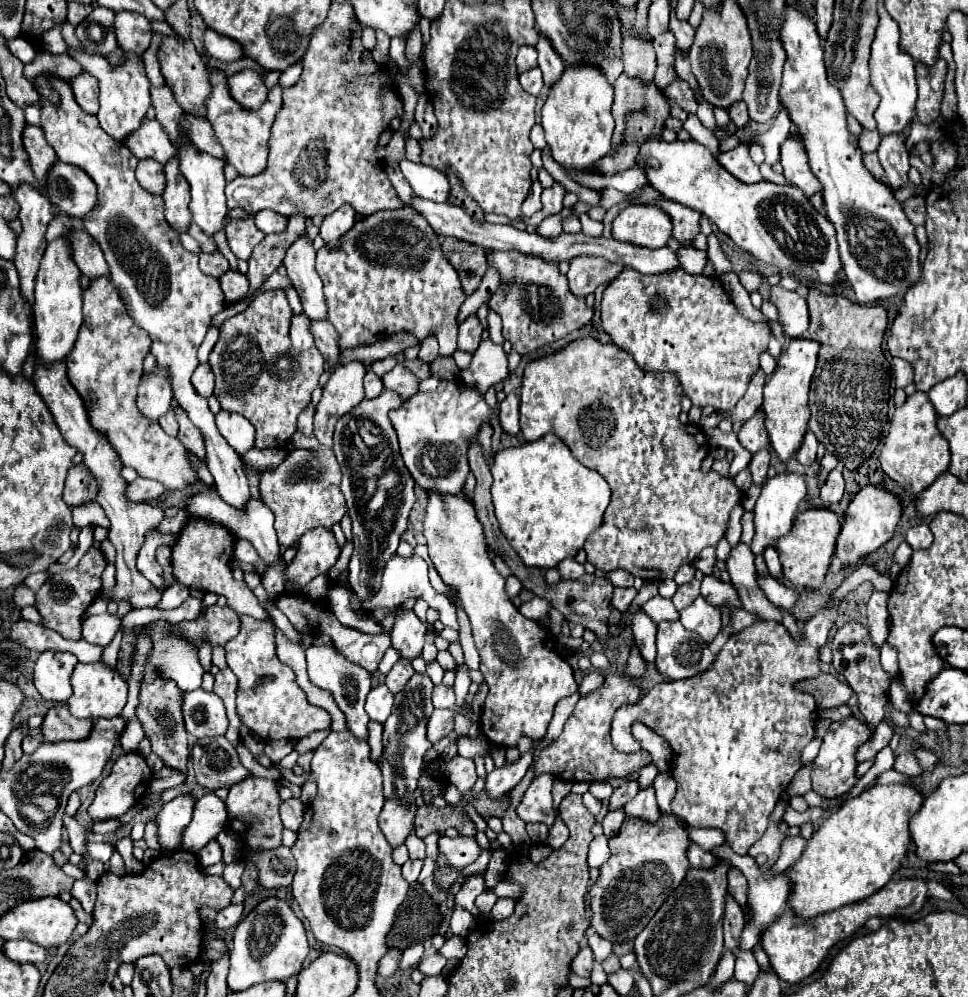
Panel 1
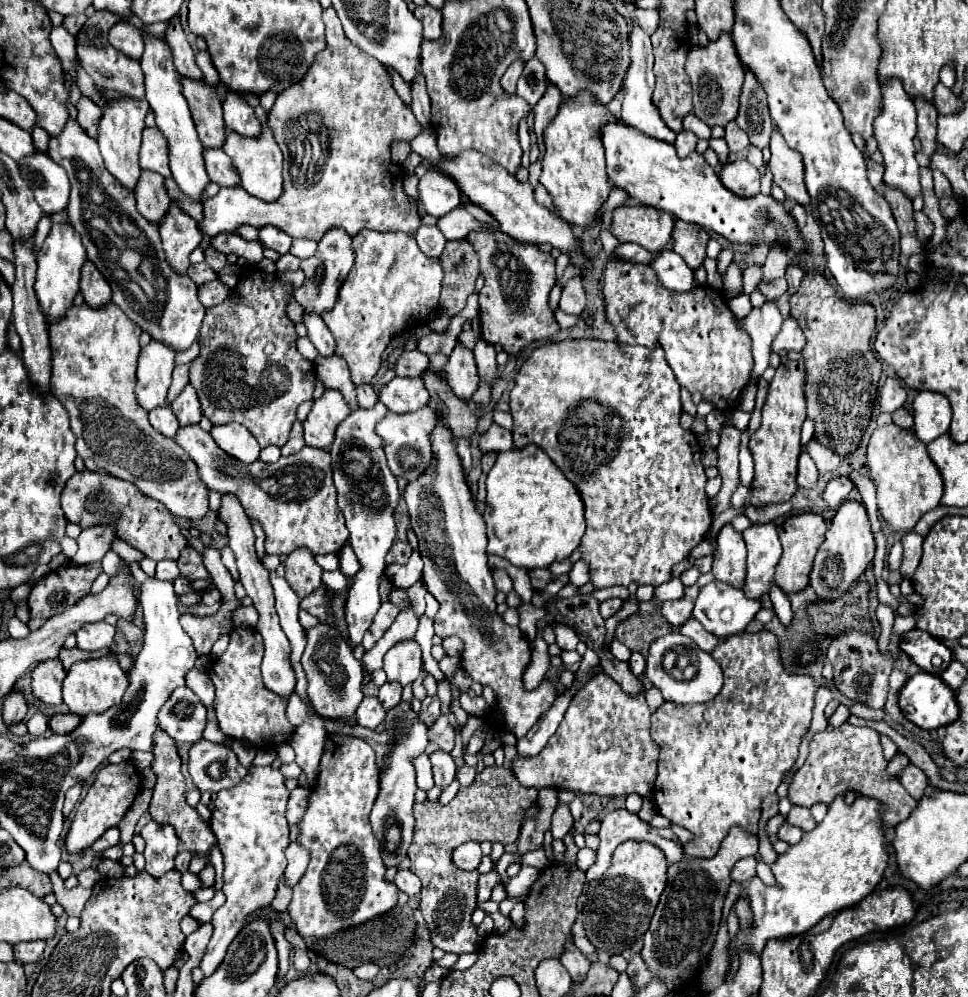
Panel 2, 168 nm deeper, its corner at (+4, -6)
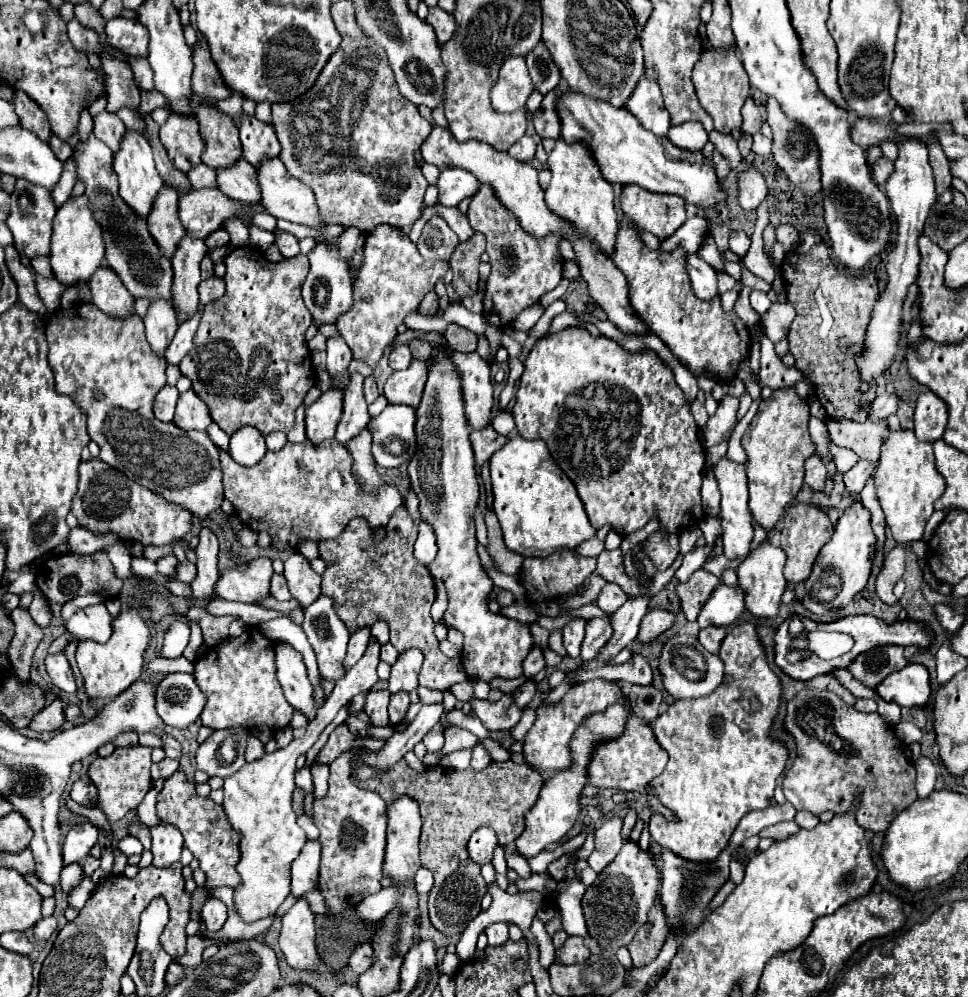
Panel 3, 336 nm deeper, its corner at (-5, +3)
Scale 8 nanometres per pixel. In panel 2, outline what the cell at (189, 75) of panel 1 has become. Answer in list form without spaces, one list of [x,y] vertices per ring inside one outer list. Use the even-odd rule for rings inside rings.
[[[181,79],[181,85],[203,147],[223,147],[227,129],[217,91],[211,85],[193,79]]]

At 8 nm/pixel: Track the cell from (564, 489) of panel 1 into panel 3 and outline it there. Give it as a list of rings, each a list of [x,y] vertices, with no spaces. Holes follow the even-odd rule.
[[[520,436],[508,440],[490,458],[490,478],[494,510],[508,550],[520,556],[550,556],[558,550],[574,550],[596,536],[576,486],[560,472],[544,440],[524,440]]]

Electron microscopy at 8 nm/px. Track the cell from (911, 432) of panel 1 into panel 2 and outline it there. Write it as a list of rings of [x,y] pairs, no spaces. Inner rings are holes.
[[[885,425],[873,431],[869,445],[867,445],[867,467],[869,467],[869,475],[877,487],[877,507],[881,517],[885,519],[885,523],[897,531],[897,533],[909,533],[913,531],[913,527],[917,525],[917,521],[929,511],[935,509],[941,501],[943,495],[943,479],[941,473],[937,469],[937,465],[931,461],[929,453],[927,453],[927,445],[921,443],[913,431],[901,429],[897,425]]]

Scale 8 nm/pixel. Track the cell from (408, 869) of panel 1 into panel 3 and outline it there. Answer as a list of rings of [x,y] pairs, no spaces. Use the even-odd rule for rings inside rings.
[[[420,868],[420,870],[416,872],[416,876],[414,876],[414,882],[416,882],[416,890],[418,890],[418,894],[422,894],[422,892],[430,892],[430,888],[432,888],[432,884],[434,884],[434,880],[432,880],[432,872],[428,872],[428,868]]]

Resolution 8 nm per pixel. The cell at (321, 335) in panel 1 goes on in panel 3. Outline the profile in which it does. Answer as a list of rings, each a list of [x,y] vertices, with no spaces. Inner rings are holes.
[[[352,374],[350,382],[346,384],[344,414],[342,414],[342,420],[336,430],[336,440],[340,440],[340,444],[346,444],[352,436],[356,436],[356,432],[366,428],[370,422],[368,404],[364,400],[364,392],[362,392],[362,382],[364,382],[364,376]]]

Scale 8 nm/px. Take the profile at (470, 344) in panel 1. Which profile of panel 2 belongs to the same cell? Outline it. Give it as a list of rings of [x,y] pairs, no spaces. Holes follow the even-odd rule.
[[[461,343],[455,345],[453,353],[449,355],[449,361],[443,367],[443,373],[445,373],[445,379],[451,385],[453,393],[461,401],[469,401],[473,397],[473,393],[477,391],[479,373],[477,373],[475,357]]]

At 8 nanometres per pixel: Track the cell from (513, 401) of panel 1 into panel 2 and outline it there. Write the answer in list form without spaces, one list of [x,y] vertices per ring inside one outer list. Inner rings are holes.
[[[493,423],[483,433],[483,437],[479,439],[479,451],[481,453],[497,453],[497,451],[505,451],[505,449],[513,449],[511,431],[507,431],[507,429]]]

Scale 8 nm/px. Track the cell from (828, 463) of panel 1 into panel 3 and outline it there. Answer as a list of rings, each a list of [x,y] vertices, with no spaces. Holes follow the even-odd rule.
[[[810,418],[810,438],[816,444],[816,452],[826,460],[832,462],[832,452],[830,452],[830,434],[828,434],[828,422]]]

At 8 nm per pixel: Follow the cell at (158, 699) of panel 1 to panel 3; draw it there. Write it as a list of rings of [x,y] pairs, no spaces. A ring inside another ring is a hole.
[[[178,768],[170,778],[164,780],[164,788],[158,794],[156,814],[162,822],[174,824],[182,832],[184,846],[194,854],[194,858],[200,860],[200,870],[208,878],[204,888],[216,888],[216,886],[234,888],[234,884],[240,884],[240,876],[236,872],[236,862],[240,860],[238,834],[228,824],[222,806],[214,804],[210,798],[200,798],[196,794],[194,782],[186,778],[182,768]]]

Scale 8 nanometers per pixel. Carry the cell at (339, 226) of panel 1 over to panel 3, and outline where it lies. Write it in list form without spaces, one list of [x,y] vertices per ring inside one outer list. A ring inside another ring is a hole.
[[[348,226],[348,228],[344,228],[344,232],[340,236],[332,238],[330,242],[316,244],[308,252],[310,272],[302,284],[302,298],[304,298],[306,308],[312,312],[316,326],[320,322],[336,322],[336,316],[340,316],[340,312],[346,312],[352,306],[352,266],[350,266],[350,260],[364,246],[364,242],[366,242],[366,234],[354,226]]]

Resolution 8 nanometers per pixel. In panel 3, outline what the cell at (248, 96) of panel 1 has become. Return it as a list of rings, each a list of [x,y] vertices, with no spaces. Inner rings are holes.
[[[242,114],[240,116],[240,140],[244,148],[244,158],[254,166],[260,164],[264,156],[280,154],[280,142],[276,138],[274,126],[270,122],[262,122],[256,116]]]

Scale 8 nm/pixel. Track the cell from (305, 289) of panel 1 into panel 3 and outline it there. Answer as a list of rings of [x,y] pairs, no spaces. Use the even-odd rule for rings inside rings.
[[[334,336],[328,338],[326,342],[326,352],[328,352],[328,360],[326,360],[326,368],[334,378],[334,386],[336,388],[344,388],[348,382],[348,364],[352,360],[352,352],[348,348],[348,344],[344,342],[342,336]]]

